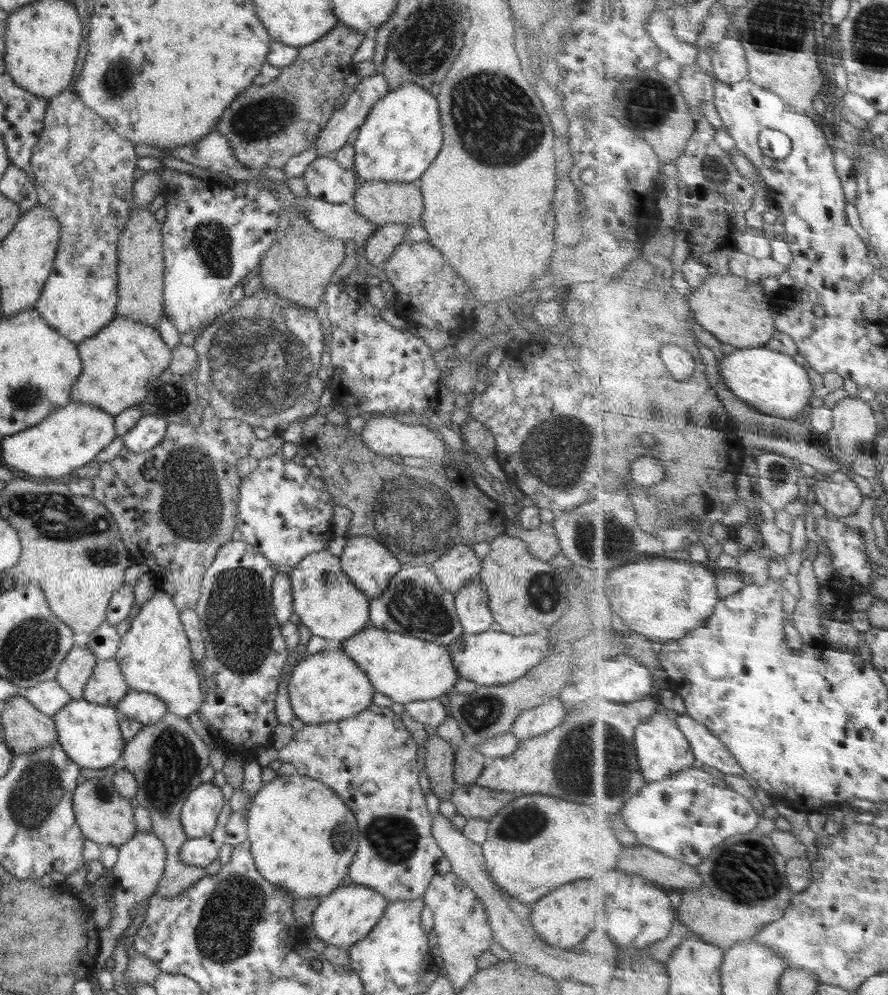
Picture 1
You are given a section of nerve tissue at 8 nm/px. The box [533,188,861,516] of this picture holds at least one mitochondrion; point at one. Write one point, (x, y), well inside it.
(778, 474)

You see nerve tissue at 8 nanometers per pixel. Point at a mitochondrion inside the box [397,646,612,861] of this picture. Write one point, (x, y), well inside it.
(526, 821)

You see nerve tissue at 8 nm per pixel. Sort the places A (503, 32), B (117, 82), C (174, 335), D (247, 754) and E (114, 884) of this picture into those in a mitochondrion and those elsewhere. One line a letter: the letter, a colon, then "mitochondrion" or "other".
A: other
B: mitochondrion
C: other
D: other
E: other

